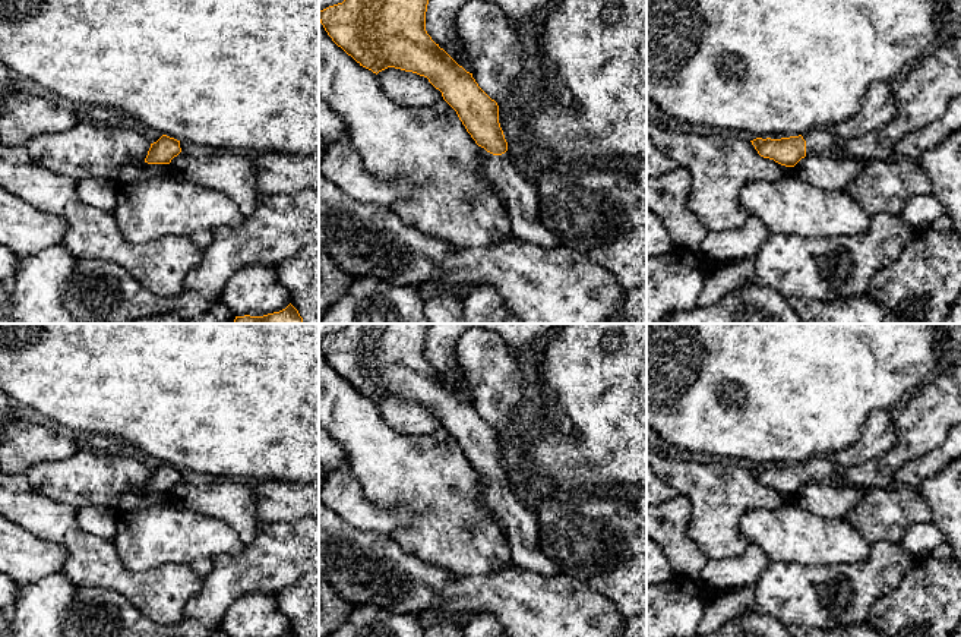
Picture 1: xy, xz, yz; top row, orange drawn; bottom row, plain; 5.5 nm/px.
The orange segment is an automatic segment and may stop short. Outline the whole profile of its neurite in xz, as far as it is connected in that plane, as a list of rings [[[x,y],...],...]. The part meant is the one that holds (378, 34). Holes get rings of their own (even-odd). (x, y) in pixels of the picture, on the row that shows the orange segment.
[[[344,0],[319,12],[319,21],[332,41],[360,66],[379,73],[388,67],[412,72],[429,79],[443,100],[456,111],[475,144],[487,152],[483,157],[484,179],[493,186],[508,218],[515,240],[541,247],[562,246],[541,223],[534,183],[521,176],[508,149],[499,123],[499,105],[475,82],[472,73],[459,66],[426,31],[429,0]]]

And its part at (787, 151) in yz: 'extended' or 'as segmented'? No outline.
extended

